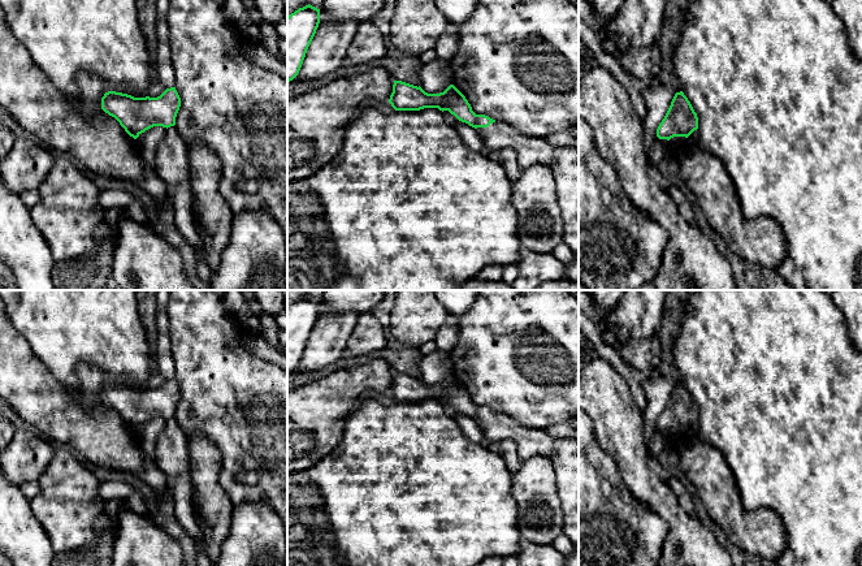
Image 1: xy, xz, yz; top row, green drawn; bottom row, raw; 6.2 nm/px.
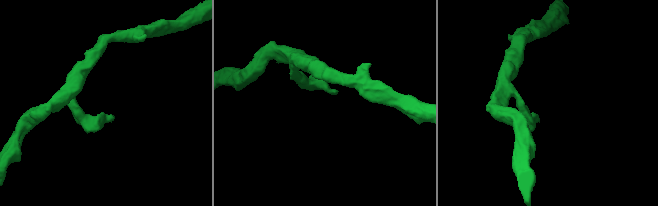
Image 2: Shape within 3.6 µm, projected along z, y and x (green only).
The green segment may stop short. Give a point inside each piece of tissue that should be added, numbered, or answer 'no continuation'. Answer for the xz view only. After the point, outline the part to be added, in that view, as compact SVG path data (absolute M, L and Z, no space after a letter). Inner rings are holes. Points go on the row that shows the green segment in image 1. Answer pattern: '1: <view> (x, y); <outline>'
1: xz (529, 151); M495 121L488 128L477 128L476 130L484 139L486 151L514 150L523 170L534 164L551 165L554 160L556 146L543 138L523 135L517 129L504 122Z

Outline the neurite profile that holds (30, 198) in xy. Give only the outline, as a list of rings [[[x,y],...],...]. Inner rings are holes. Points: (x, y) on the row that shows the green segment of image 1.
[[[27,190],[20,195],[27,208],[33,208],[40,199],[39,190]]]

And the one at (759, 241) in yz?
[[[698,144],[673,150],[680,174],[698,199],[709,225],[728,249],[751,264],[777,269],[788,255],[787,241],[777,221],[771,217],[746,219],[735,185],[724,164]]]

